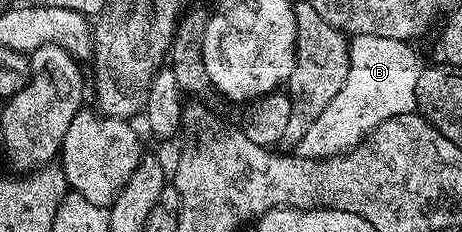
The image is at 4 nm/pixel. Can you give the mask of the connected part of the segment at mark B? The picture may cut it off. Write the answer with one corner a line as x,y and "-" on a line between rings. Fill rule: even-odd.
375,34
354,36
349,40
349,69
343,90
331,98
327,110
311,122
311,130
303,134
299,145
300,155
306,158
340,156
356,148
374,128
387,118
413,112
417,106
415,86
423,61
404,40
375,38

